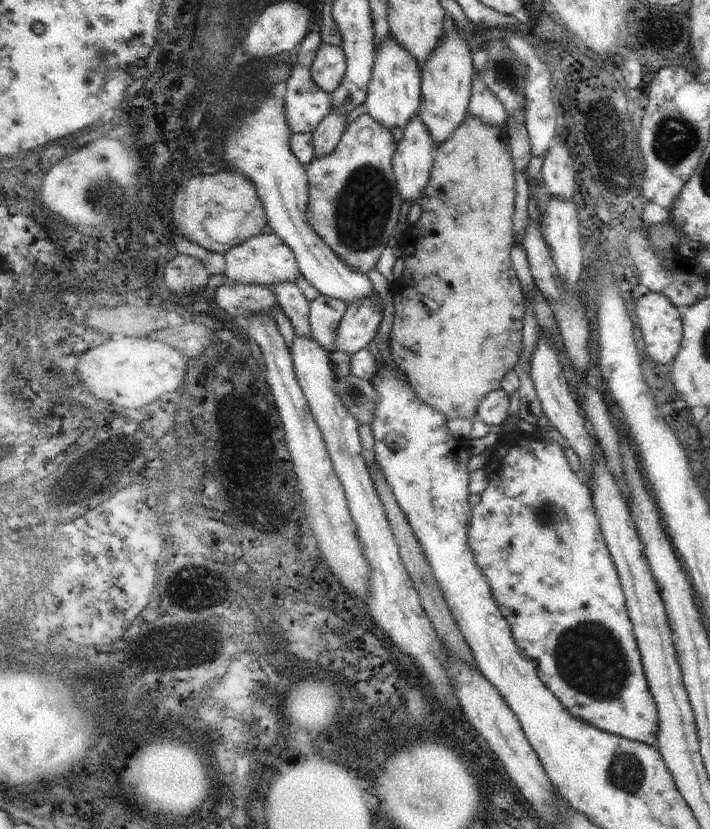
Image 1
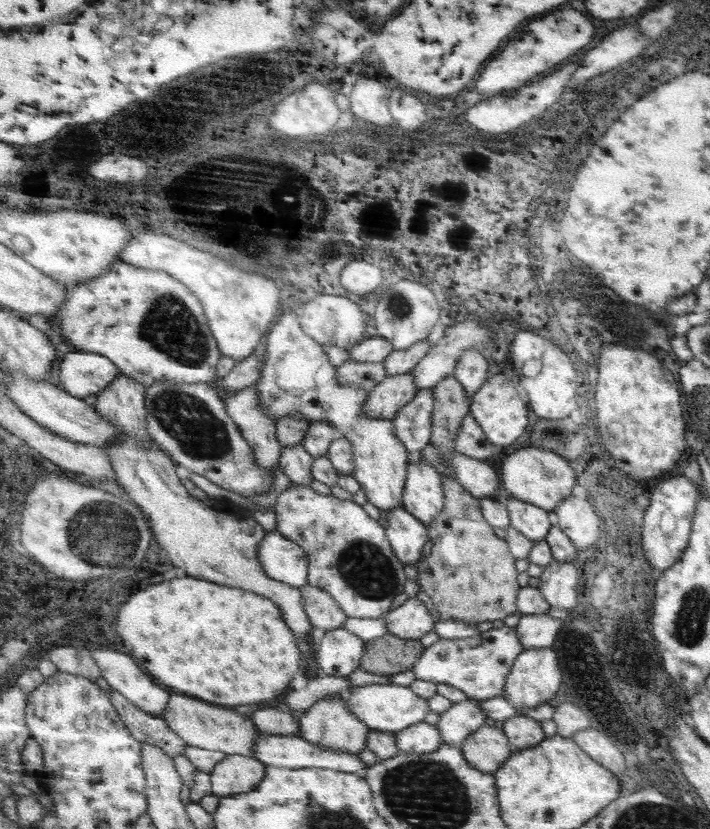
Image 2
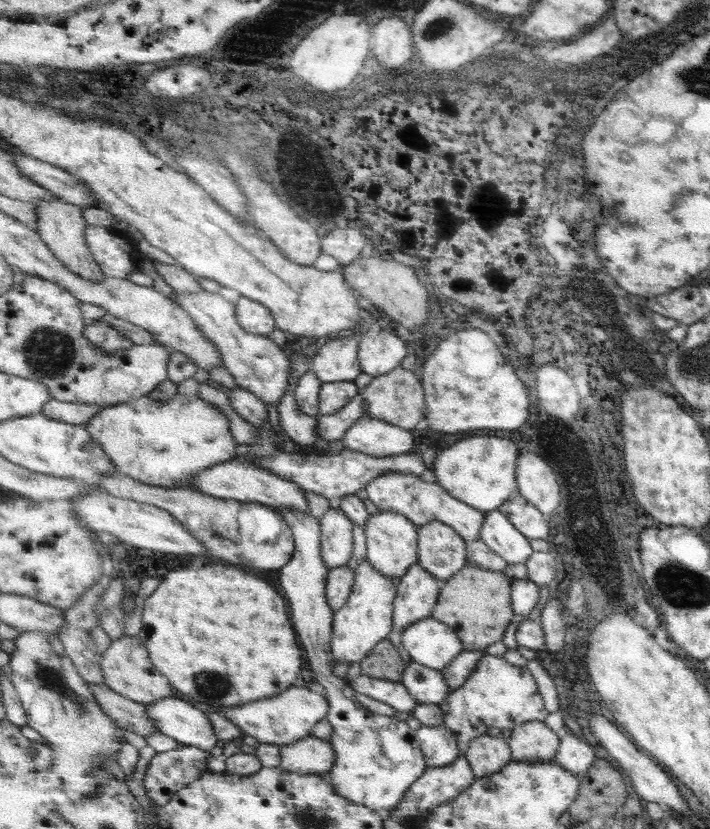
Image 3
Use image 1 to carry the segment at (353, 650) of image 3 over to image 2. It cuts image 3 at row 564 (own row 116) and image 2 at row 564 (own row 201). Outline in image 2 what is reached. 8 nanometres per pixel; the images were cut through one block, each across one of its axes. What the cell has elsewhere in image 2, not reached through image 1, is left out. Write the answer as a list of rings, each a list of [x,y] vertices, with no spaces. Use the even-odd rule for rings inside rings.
[[[293,482],[291,488],[283,490],[283,494],[277,498],[277,524],[283,538],[289,538],[291,542],[305,548],[305,554],[309,556],[309,584],[323,588],[331,592],[335,602],[349,614],[351,618],[375,618],[385,620],[385,616],[391,612],[391,604],[395,596],[403,594],[403,588],[407,584],[405,566],[395,556],[395,550],[387,538],[387,528],[381,520],[373,520],[363,506],[339,500],[335,496],[323,496],[317,494],[313,488]]]

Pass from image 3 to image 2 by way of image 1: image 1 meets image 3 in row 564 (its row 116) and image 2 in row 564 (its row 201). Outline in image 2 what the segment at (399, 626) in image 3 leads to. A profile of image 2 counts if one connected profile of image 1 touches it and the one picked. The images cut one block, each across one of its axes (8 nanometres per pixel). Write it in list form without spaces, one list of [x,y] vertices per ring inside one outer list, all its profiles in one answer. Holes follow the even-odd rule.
[[[403,506],[387,514],[387,524],[387,538],[395,550],[395,556],[403,566],[419,568],[419,564],[425,560],[425,544],[431,540],[429,528]]]

